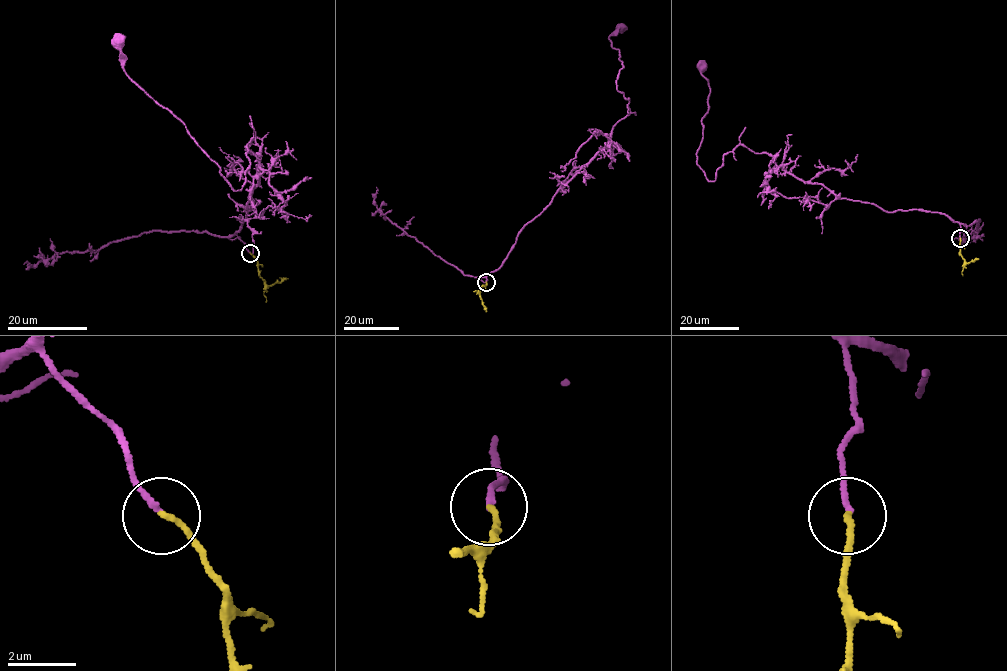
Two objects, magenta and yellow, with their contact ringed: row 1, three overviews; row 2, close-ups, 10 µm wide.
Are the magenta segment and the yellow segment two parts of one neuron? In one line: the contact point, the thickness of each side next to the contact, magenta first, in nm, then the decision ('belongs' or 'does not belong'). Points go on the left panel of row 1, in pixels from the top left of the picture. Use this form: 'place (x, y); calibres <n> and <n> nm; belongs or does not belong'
place (250, 253); calibres 140 and 160 nm; belongs

